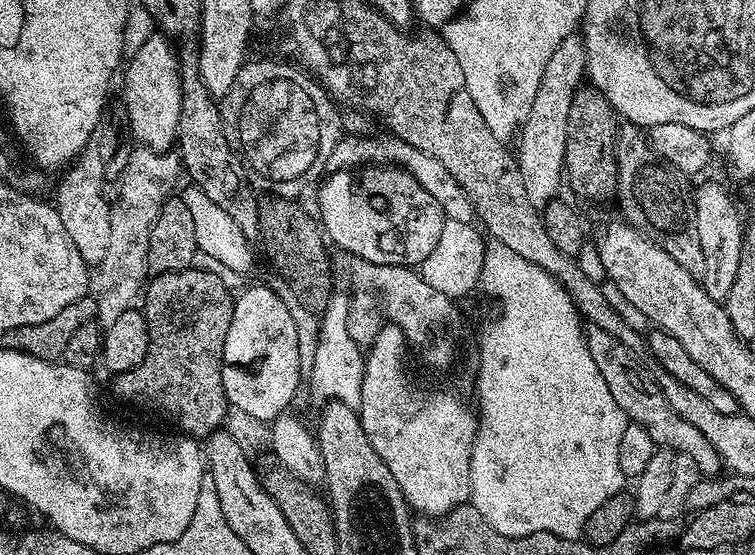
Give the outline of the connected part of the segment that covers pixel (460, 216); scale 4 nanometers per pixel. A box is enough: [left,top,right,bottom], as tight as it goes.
[327,134,477,223]

